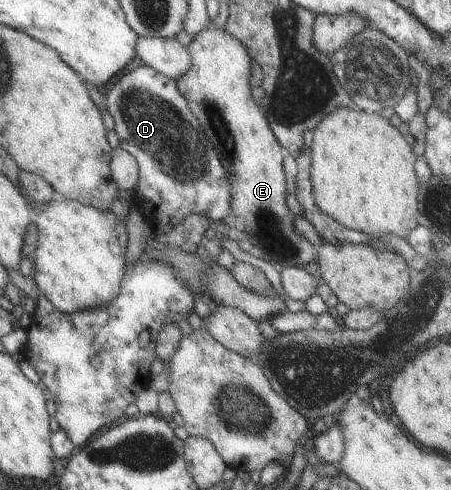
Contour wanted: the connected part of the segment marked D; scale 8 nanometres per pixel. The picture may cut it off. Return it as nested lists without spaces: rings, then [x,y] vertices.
[[[143,64],[115,82],[104,100],[115,122],[119,147],[137,160],[139,176],[134,192],[153,206],[149,216],[155,218],[154,224],[176,225],[190,214],[224,223],[223,218],[231,215],[227,170],[175,80]]]

